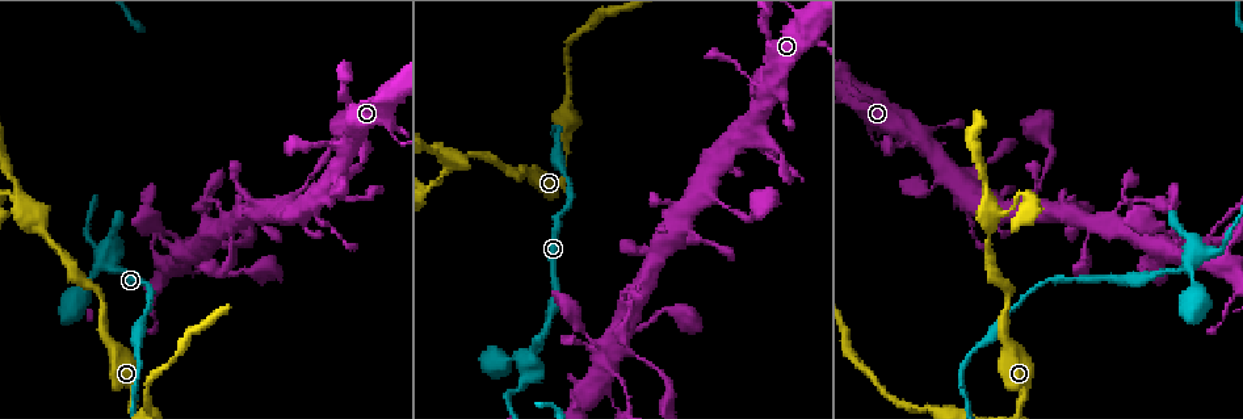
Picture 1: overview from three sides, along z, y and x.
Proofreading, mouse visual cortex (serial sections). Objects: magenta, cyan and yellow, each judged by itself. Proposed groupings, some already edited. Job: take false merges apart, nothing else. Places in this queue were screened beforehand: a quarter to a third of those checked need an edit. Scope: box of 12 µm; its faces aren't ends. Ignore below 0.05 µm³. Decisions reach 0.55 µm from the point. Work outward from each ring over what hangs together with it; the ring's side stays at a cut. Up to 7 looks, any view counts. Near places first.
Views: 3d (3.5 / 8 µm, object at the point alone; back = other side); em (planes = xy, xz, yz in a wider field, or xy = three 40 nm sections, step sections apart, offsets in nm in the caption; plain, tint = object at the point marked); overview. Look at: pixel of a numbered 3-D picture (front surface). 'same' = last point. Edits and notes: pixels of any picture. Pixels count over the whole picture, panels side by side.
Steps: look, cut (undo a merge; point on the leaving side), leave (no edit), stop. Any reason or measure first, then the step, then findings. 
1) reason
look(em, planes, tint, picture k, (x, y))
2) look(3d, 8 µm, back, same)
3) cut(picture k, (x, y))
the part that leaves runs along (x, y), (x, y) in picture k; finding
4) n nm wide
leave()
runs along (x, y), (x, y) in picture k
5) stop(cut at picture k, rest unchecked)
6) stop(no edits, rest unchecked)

look(3d, 3.5 µm, picture 1, (995, 214))

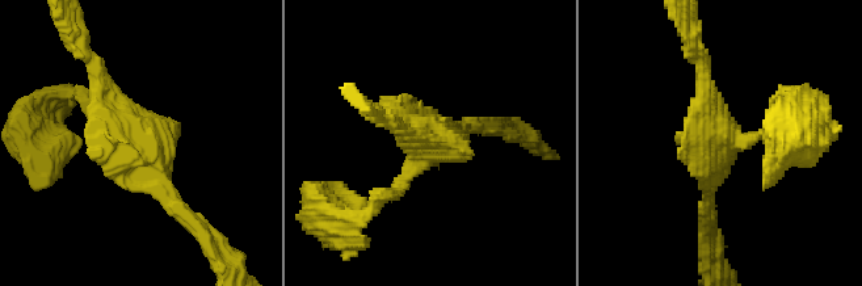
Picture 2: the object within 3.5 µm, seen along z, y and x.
3 arms; arms of 100, 200, 200 nm
look(em, xy, step 3, tint, picture 2, (718, 138))

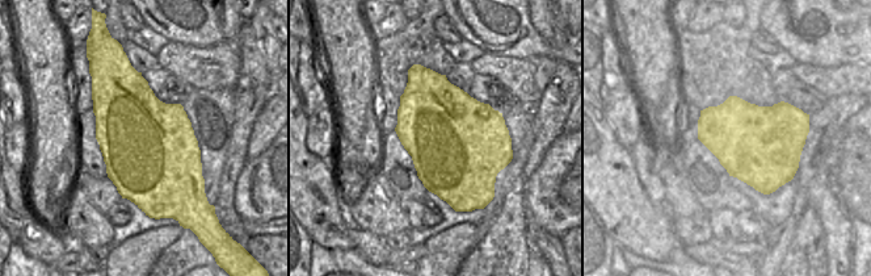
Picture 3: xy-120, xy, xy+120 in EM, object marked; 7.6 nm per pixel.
another direction
look(em, xy, step 5, tint, same)

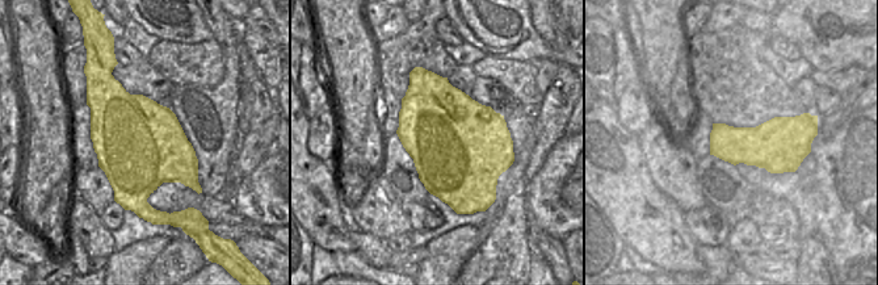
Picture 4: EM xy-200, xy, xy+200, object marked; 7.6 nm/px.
leave()
runs along (180, 206), (104, 113), (91, 61) in picture 2; continuous, no second cell

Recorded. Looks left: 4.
four-way junction
look(3d, 8 µm, picture 1, (107, 266))

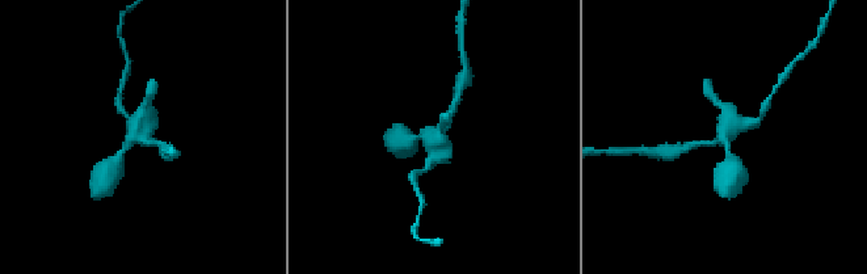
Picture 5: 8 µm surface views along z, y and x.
4 arms; arms of 200, 200, 400, 450 nm; now the EM
look(em, xy, step 2, tint, picture 5, (138, 136))

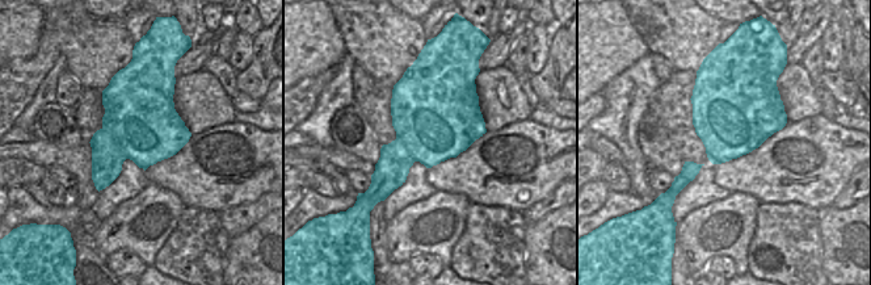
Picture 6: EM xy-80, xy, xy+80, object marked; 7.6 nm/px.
650 nm wide
cut(picture 5, (412, 147))
border along (102, 126), (127, 158) in picture 6; two cells meet here

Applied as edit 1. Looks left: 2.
stop(cut at picture 5, rest unchecked)

